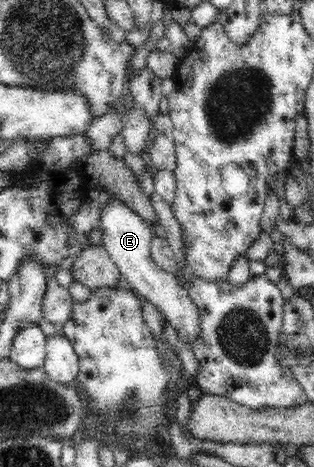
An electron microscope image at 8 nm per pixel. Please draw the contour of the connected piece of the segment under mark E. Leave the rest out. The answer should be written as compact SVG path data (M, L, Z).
M116 199L103 208L99 222L101 222L98 227L102 234L101 244L115 261L120 274L131 283L133 290L141 293L157 312L168 320L177 331L179 339L191 346L201 334L199 311L188 297L187 289L178 285L174 273L167 272L154 263L150 251L152 239L155 237L152 227L145 224L145 221L129 206Z

